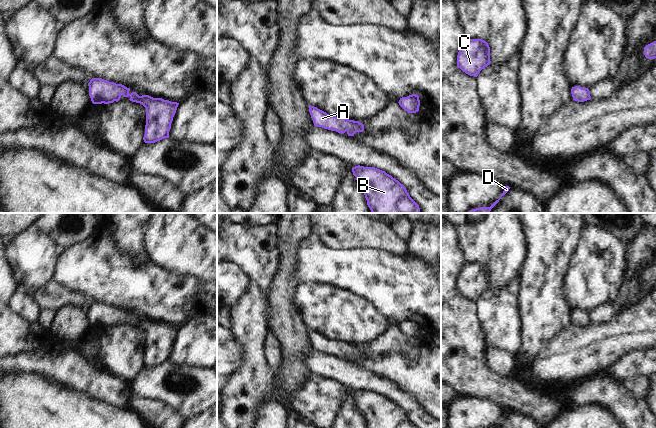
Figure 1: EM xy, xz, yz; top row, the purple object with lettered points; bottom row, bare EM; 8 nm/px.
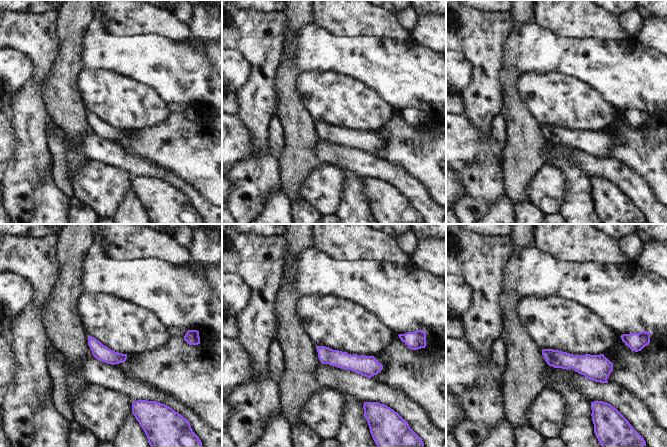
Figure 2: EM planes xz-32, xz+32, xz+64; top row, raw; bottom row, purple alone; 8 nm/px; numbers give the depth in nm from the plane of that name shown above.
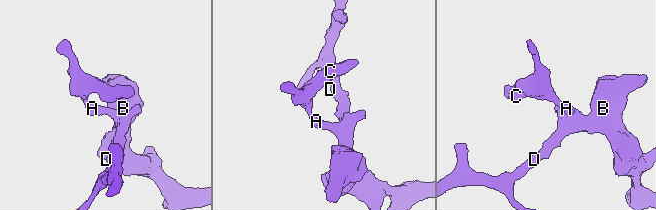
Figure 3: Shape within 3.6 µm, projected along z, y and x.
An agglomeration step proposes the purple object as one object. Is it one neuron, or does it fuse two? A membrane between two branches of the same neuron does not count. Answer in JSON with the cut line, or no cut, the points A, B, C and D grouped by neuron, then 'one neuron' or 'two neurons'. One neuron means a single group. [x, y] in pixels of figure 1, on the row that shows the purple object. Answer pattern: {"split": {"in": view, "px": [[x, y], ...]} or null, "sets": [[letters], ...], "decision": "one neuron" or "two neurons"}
{"split": null, "sets": [["A", "B", "C", "D"]], "decision": "one neuron"}

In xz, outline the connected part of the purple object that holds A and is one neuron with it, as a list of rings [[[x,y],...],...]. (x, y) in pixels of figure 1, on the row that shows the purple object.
[[[309,105],[309,112],[316,127],[322,127],[324,129],[336,131],[341,134],[346,132],[348,136],[354,136],[356,132],[364,131],[364,125],[359,121],[329,115],[311,105]]]

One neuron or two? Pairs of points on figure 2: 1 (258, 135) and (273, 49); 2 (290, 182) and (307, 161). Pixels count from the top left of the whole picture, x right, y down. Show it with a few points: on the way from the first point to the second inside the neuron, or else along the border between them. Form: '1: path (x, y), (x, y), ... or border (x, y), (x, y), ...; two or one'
1: path (258, 114), (258, 97), (268, 70); one
2: path (293, 177), (302, 166); one

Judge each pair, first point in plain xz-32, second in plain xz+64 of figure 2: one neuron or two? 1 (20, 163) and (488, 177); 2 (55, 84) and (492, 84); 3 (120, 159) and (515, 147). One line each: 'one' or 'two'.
1: one
2: two
3: two

